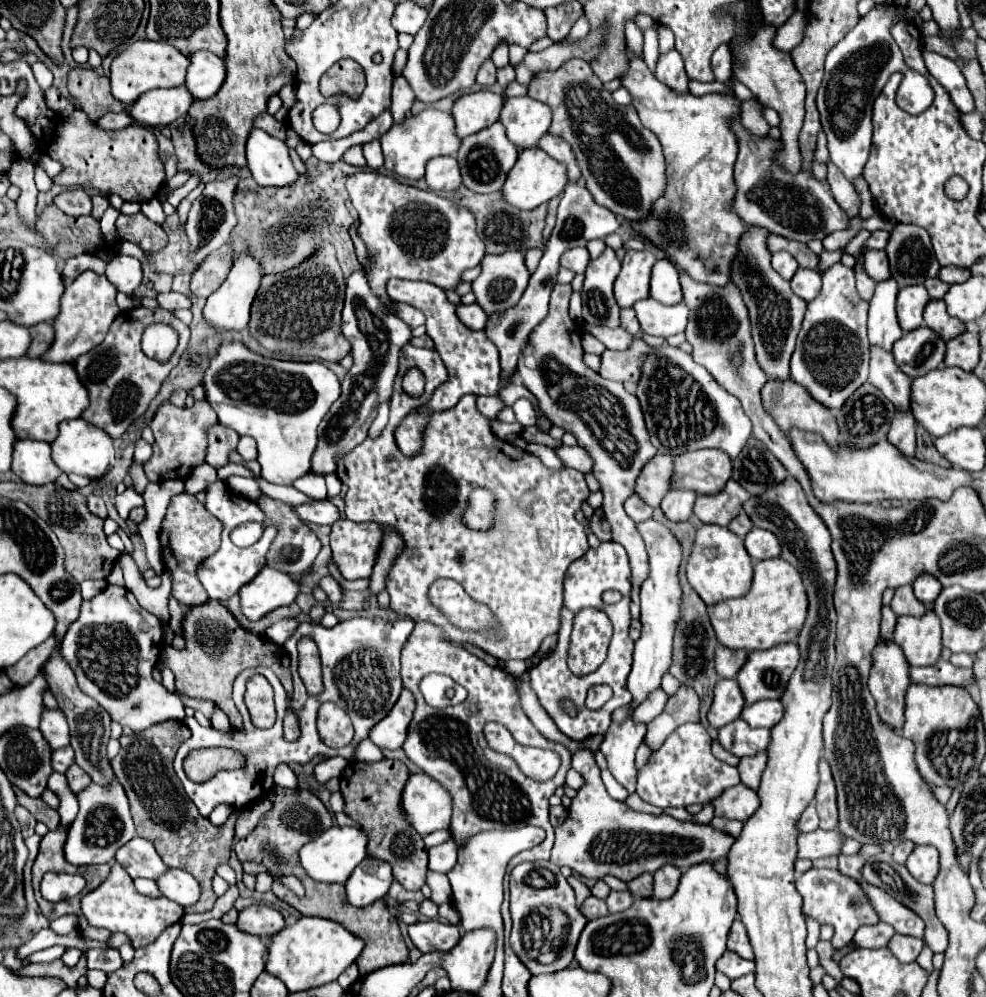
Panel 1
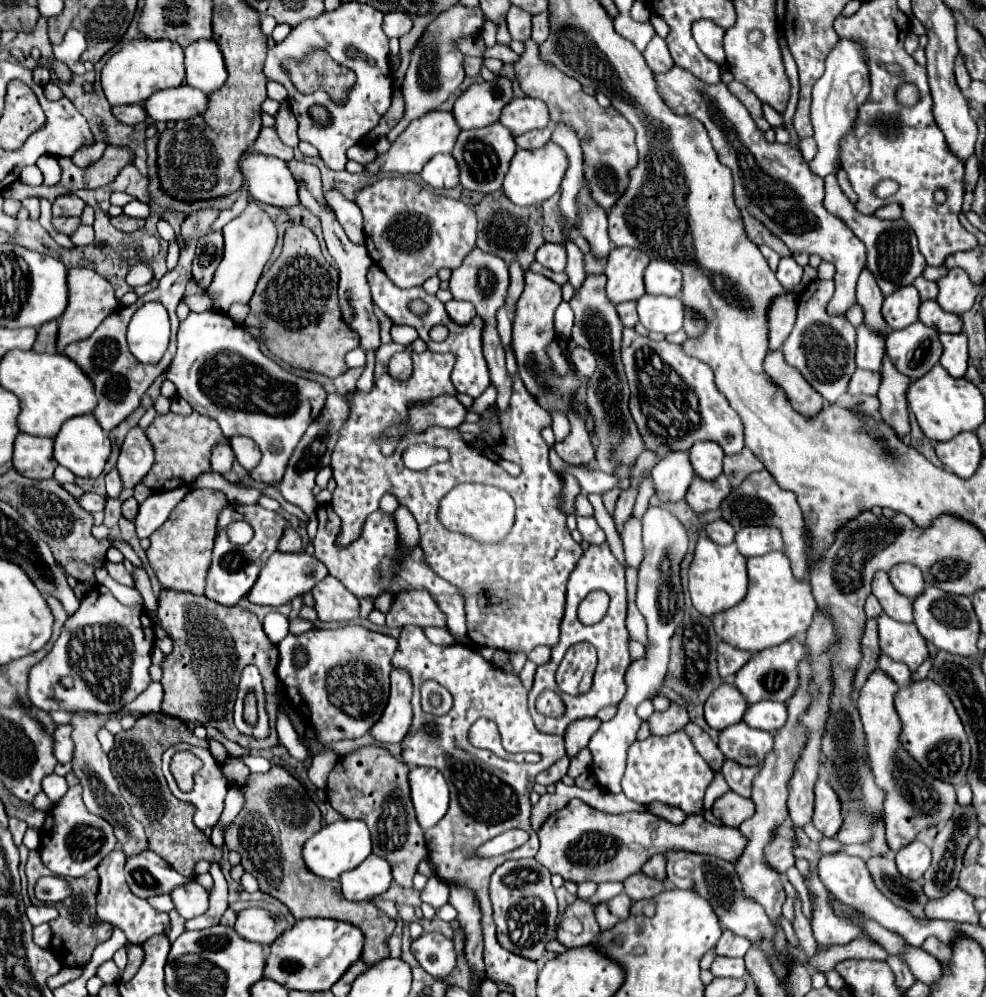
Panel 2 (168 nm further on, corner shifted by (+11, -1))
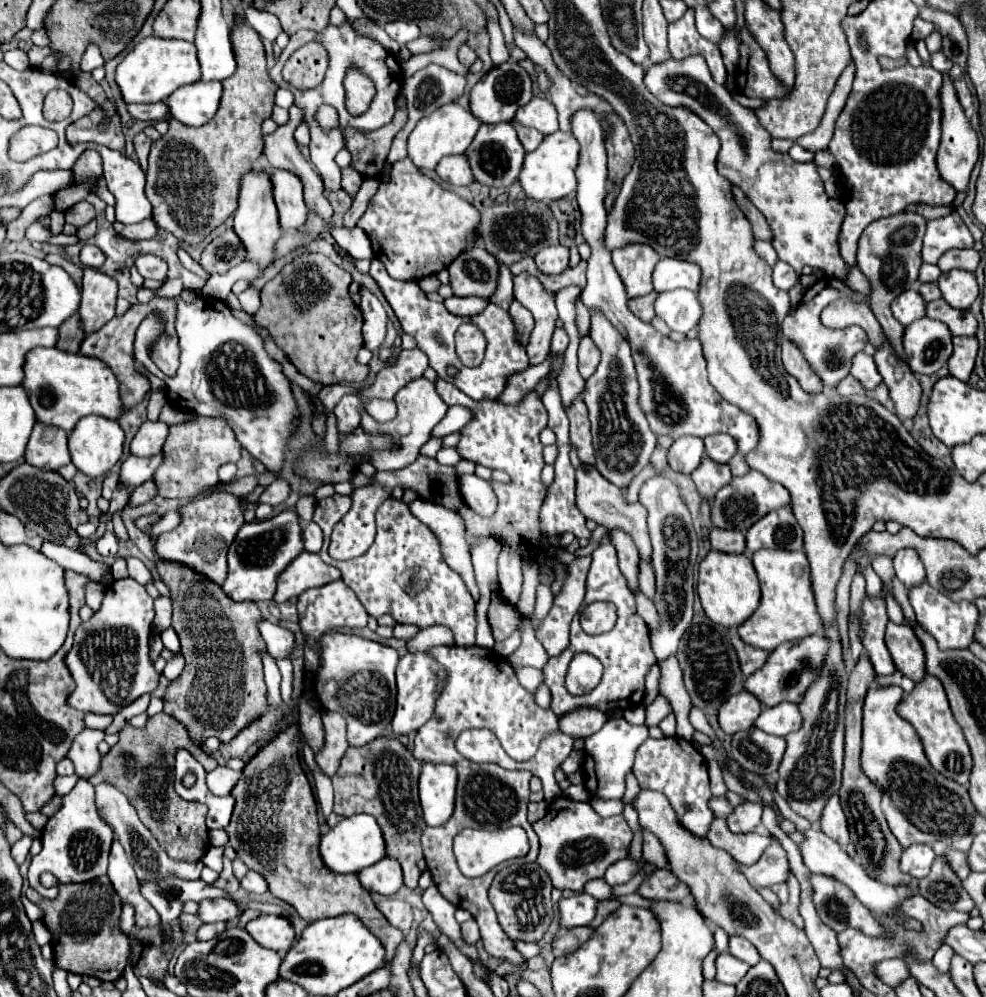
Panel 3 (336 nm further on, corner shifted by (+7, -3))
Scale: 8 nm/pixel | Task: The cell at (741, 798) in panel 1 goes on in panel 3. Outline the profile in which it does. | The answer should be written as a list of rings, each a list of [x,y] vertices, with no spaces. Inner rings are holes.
[[[742,802],[734,808],[734,812],[726,818],[728,828],[732,832],[752,832],[762,818],[762,806],[752,802]]]

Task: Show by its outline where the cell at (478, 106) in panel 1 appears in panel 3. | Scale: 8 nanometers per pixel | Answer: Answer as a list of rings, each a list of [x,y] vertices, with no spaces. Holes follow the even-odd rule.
[[[506,62],[498,68],[492,68],[484,78],[478,80],[478,84],[470,92],[470,112],[482,122],[482,124],[498,124],[498,122],[510,122],[520,106],[524,106],[532,98],[532,80],[528,72],[518,66],[516,62]]]

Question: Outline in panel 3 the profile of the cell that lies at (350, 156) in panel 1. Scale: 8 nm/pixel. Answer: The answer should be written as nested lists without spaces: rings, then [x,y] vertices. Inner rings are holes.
[[[348,166],[348,168],[342,170],[342,188],[344,188],[350,196],[354,196],[354,194],[358,192],[360,182],[362,182],[362,176],[360,176],[352,166]]]

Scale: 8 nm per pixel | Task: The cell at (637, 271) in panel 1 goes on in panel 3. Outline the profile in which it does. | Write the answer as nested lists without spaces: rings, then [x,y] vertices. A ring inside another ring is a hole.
[[[626,246],[624,250],[612,252],[612,262],[626,286],[628,298],[650,294],[652,270],[660,256],[650,246]]]

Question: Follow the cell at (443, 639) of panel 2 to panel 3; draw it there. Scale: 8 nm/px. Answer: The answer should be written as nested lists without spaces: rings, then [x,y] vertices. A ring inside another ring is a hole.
[[[396,624],[394,626],[394,636],[402,638],[402,640],[412,640],[422,628],[414,626],[414,624]]]

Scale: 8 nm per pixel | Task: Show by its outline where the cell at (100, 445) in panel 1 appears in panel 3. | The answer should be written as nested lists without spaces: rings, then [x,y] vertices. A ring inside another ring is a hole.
[[[96,416],[80,418],[76,428],[68,436],[68,450],[72,464],[90,478],[106,476],[122,456],[122,442],[124,442],[124,432],[116,420],[96,418]]]

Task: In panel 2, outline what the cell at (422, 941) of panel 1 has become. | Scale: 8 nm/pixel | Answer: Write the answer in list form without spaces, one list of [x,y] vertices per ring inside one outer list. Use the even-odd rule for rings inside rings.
[[[424,932],[422,938],[412,942],[412,954],[420,966],[436,978],[446,978],[456,968],[454,942],[440,932]]]

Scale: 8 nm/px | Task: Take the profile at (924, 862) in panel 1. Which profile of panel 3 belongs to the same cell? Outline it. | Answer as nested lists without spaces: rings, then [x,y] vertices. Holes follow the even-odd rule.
[[[914,844],[902,852],[900,868],[902,868],[902,872],[910,874],[912,878],[920,880],[920,878],[928,876],[930,866],[934,862],[934,856],[936,854],[928,844]]]

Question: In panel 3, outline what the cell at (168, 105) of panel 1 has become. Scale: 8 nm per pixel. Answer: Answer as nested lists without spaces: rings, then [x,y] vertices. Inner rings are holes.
[[[194,82],[178,88],[166,100],[168,116],[186,126],[202,126],[210,122],[218,110],[222,96],[220,82]]]

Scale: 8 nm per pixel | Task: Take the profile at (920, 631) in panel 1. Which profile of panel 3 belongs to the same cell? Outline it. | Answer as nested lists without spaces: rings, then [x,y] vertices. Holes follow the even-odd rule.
[[[888,622],[886,646],[890,650],[896,668],[914,682],[922,682],[922,678],[926,676],[926,656],[922,642],[914,634],[912,626]]]

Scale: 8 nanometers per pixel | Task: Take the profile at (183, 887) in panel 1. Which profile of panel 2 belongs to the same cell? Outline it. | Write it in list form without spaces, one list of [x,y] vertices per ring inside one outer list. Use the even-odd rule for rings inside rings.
[[[198,882],[178,886],[178,888],[174,888],[174,892],[170,896],[176,904],[176,910],[186,920],[196,918],[208,910],[208,890],[202,888]]]

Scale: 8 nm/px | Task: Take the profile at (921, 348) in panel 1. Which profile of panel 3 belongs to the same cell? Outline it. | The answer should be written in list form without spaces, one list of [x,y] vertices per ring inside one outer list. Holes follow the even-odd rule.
[[[924,316],[906,326],[902,346],[914,374],[934,374],[952,354],[952,334],[942,322]]]

